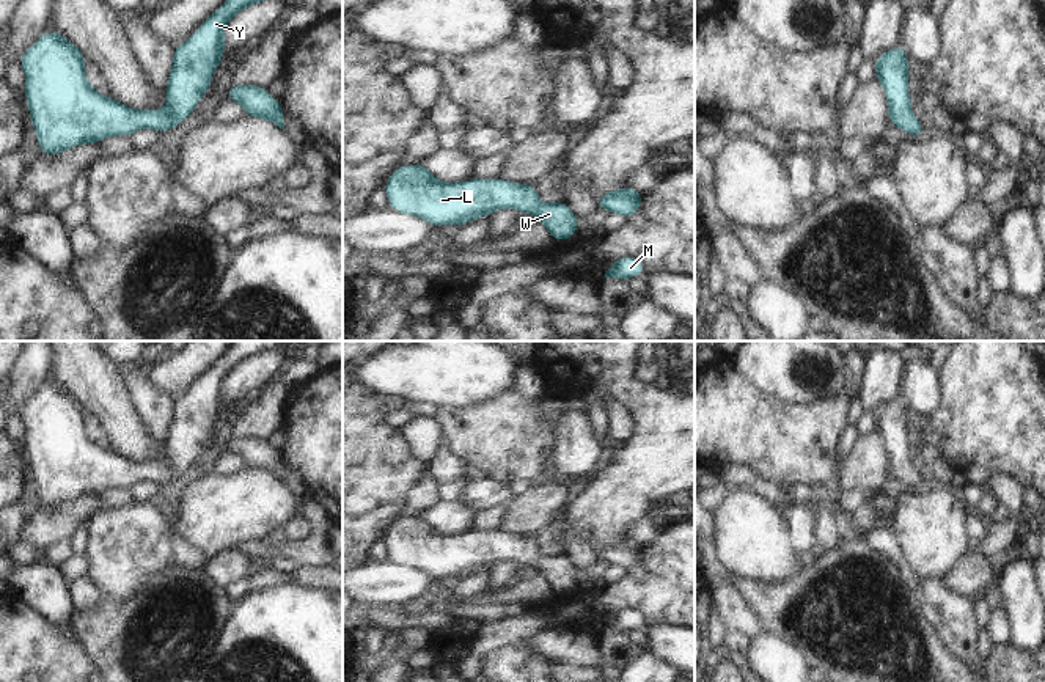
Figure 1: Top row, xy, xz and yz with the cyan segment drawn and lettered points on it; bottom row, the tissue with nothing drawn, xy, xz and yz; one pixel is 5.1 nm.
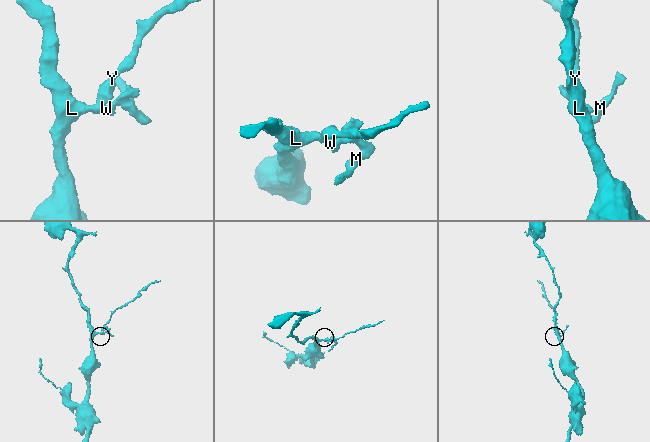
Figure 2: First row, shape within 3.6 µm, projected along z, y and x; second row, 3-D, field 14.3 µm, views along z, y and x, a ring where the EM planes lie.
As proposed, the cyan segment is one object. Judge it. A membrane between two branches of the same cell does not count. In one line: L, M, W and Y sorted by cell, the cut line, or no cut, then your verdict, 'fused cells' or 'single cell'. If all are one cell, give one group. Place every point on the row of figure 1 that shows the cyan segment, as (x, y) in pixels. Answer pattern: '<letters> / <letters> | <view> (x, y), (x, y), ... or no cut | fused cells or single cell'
L M W Y | no cut | single cell

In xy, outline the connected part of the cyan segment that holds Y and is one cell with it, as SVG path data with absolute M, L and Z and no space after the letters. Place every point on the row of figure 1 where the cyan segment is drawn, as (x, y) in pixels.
M226 0L201 27L179 47L173 49L173 68L165 88L167 107L138 112L113 97L102 96L86 80L85 55L58 31L47 31L22 55L25 71L25 101L41 154L57 156L83 143L101 143L112 135L129 138L138 129L154 129L159 134L174 129L192 115L198 99L211 91L211 77L223 60L223 31L228 22L247 6L262 0Z

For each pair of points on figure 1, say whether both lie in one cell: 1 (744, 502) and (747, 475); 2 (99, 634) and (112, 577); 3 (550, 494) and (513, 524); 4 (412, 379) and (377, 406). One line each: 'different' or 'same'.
1: different
2: different
3: same
4: different

